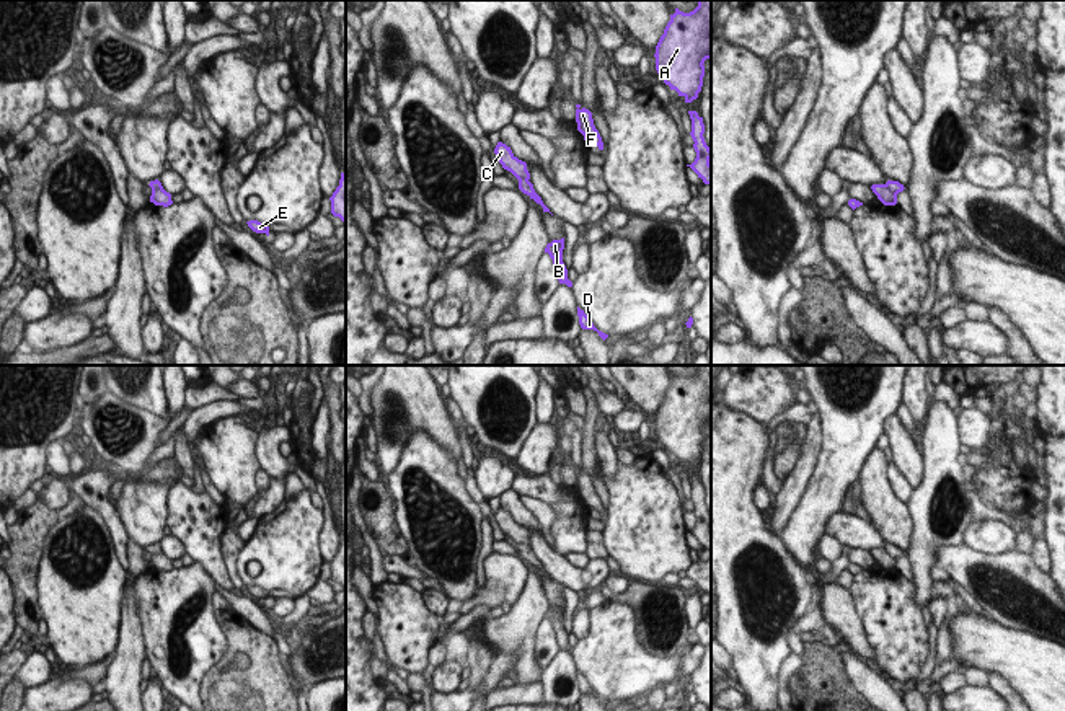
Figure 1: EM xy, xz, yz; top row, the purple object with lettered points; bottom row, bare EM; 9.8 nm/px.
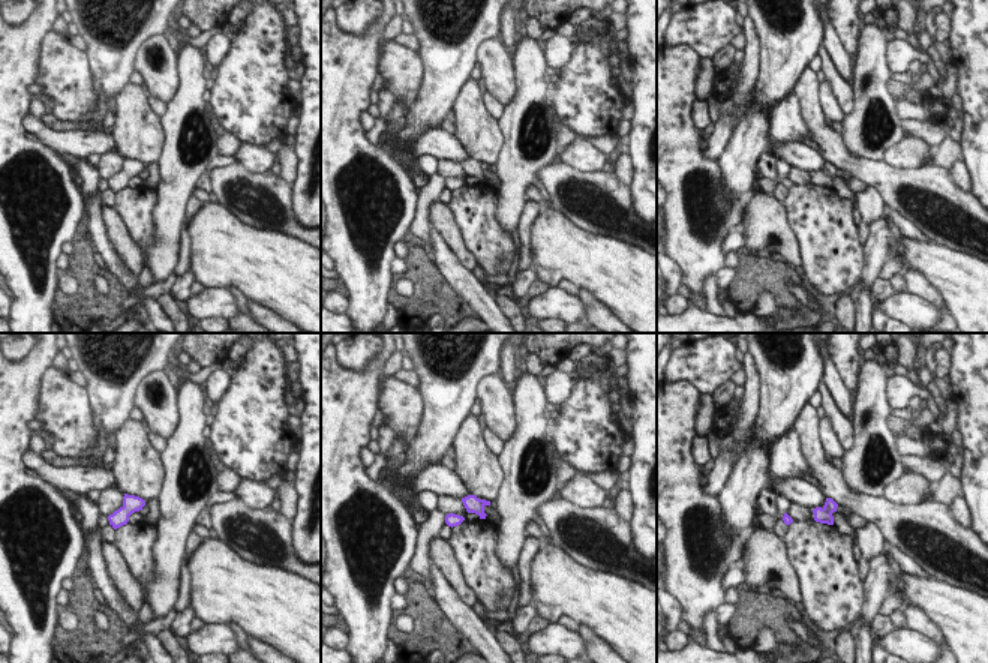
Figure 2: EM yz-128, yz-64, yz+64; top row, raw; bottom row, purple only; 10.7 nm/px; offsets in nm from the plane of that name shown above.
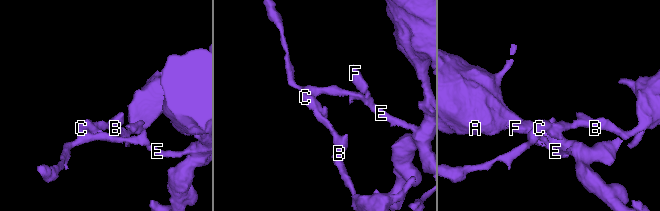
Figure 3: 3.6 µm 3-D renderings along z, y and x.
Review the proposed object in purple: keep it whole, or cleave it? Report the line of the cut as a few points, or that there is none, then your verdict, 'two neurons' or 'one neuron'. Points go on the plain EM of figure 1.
cut yz (884, 550), (896, 560); two neurons

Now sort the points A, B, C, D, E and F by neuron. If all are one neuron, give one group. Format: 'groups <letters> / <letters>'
groups A C E F / B D

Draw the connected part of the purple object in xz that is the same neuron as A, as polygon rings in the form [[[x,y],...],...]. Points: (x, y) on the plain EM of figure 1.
[[[711,365],[683,378],[675,373],[656,411],[656,435],[670,455],[692,468],[703,452],[705,426],[711,424]]]

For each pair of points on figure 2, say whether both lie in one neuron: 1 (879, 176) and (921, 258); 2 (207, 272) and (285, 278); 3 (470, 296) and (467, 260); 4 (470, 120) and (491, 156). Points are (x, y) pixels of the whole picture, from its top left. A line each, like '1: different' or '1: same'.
1: different
2: same
3: different
4: same

